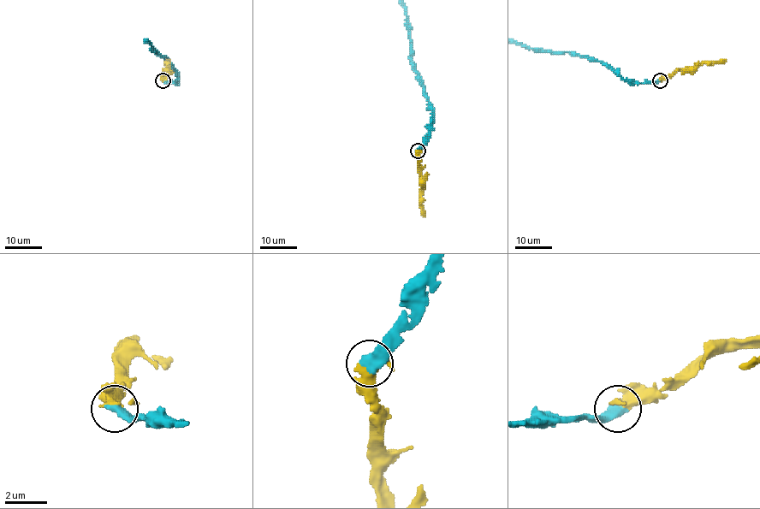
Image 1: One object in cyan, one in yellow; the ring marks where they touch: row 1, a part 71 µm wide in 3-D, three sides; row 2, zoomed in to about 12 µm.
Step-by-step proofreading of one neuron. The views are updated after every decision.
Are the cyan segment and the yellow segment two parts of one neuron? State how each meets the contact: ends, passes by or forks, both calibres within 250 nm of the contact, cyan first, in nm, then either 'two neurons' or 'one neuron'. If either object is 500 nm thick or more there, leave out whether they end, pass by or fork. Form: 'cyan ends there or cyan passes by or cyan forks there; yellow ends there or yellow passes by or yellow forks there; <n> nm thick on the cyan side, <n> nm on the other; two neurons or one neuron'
550 nm thick on the cyan side, 360 nm on the other; one neuron

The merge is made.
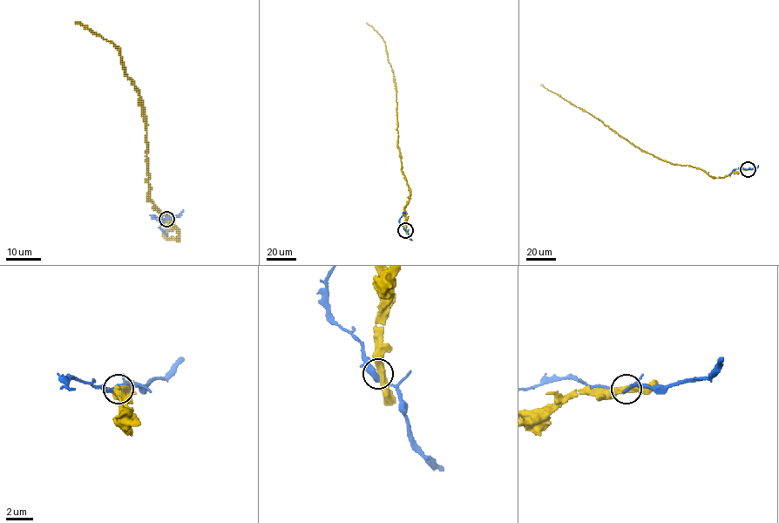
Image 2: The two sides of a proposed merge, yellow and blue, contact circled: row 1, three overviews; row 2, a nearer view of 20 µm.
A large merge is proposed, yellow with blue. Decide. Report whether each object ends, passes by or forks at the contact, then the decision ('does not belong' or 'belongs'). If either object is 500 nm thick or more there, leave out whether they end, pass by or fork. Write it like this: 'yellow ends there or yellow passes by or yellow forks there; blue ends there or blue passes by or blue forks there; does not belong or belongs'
yellow passes by; blue forks there; does not belong

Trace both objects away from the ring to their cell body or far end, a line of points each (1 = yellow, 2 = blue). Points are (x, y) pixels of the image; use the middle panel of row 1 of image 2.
1: (405, 229), (404, 208), (409, 188), (402, 170), (397, 146), (396, 88), (382, 38), (366, 22)
2: (405, 229), (400, 219), (406, 212)

